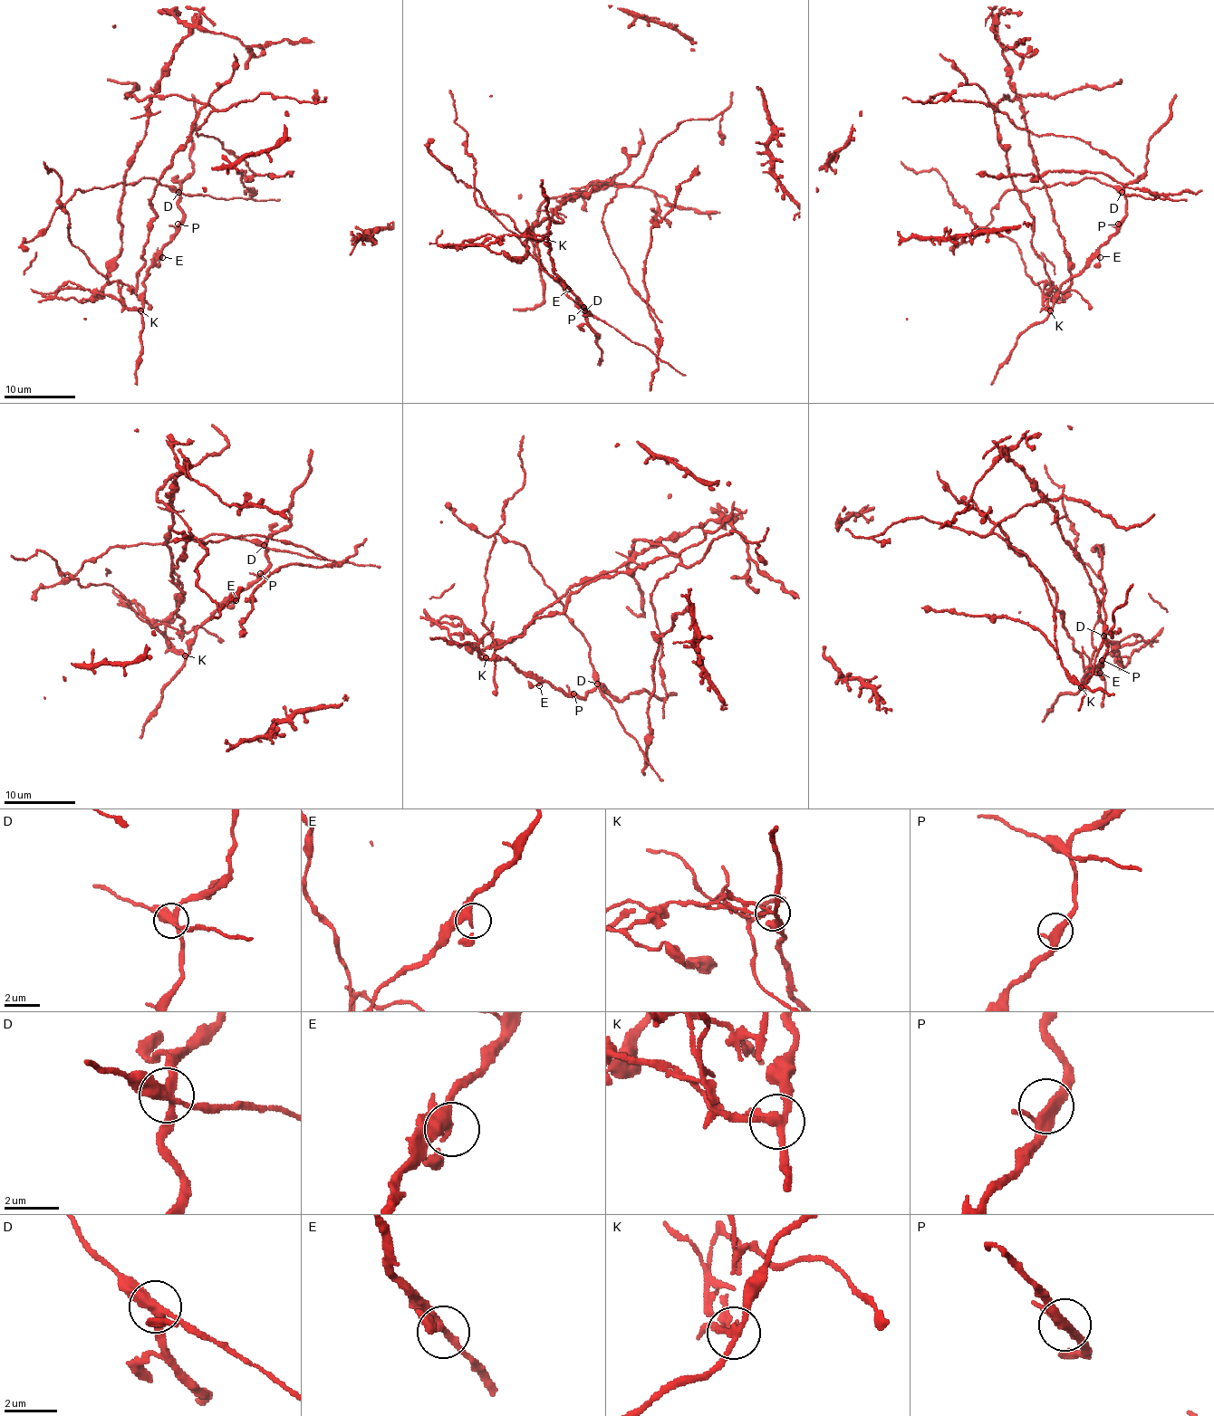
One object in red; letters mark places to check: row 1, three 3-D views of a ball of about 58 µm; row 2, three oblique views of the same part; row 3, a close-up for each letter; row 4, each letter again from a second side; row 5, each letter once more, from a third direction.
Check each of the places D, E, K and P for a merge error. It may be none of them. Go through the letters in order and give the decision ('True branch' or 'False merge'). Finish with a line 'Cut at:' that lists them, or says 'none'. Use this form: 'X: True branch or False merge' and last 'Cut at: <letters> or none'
D: False merge
E: True branch
K: False merge
P: True branch
Cut at: D, K

